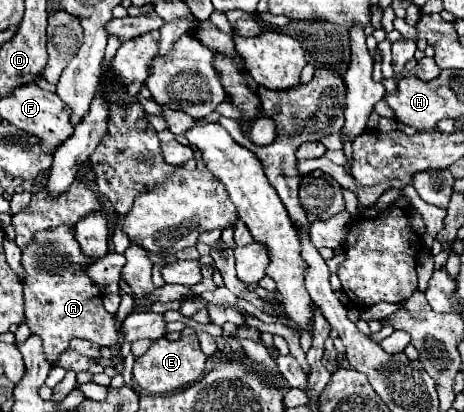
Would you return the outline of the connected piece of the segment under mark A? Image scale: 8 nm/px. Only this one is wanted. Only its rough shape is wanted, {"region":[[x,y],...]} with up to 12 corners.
{"region":[[72,228],[22,252],[24,314],[48,362],[72,338],[118,346]]}

